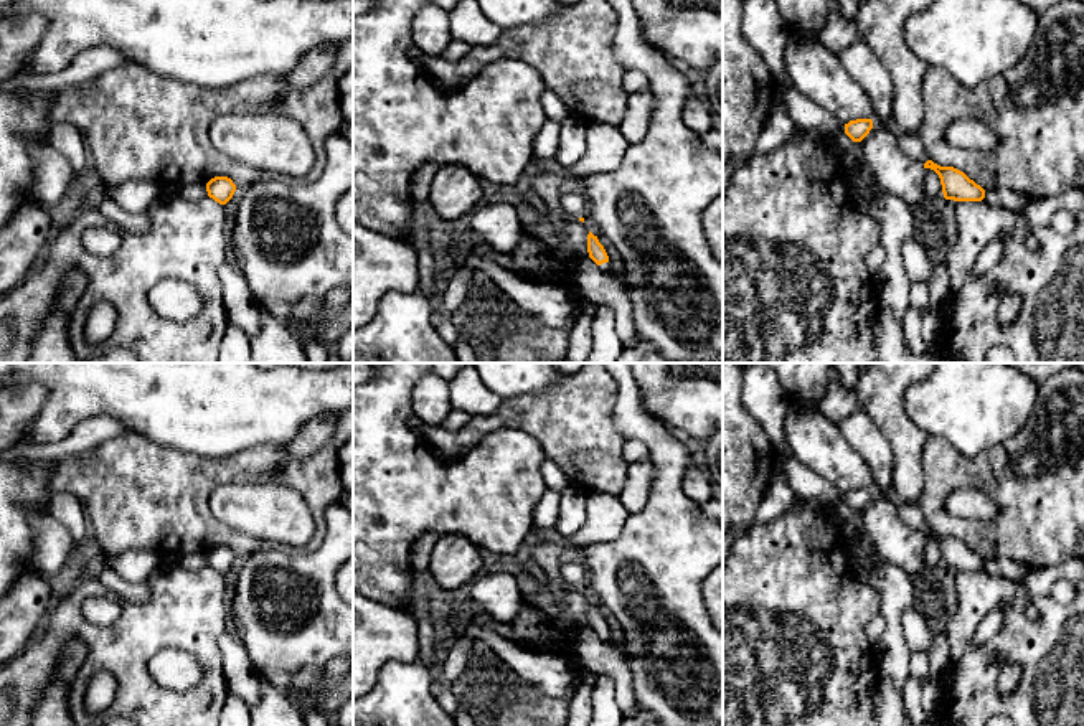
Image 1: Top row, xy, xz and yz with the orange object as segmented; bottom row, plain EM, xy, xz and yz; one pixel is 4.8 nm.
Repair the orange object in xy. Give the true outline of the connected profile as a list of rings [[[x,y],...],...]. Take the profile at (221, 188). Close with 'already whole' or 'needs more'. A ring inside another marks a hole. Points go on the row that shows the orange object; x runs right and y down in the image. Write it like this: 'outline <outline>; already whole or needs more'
outline [[[214,177],[206,183],[206,191],[214,201],[226,205],[233,198],[236,185],[228,177]]]; already whole

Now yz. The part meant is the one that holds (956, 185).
outline [[[927,160],[924,168],[931,168],[939,175],[945,200],[982,201],[985,198],[985,190],[954,167],[940,167]]]; already whole

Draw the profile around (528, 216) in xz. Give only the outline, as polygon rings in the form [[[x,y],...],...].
[[[533,206],[518,208],[518,219],[520,219],[520,224],[523,226],[523,229],[540,224],[543,216],[544,216],[544,213],[540,213]]]

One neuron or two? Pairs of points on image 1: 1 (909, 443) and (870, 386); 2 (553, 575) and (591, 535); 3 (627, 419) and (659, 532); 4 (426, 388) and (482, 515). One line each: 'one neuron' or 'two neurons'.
1: one neuron
2: one neuron
3: one neuron
4: two neurons

